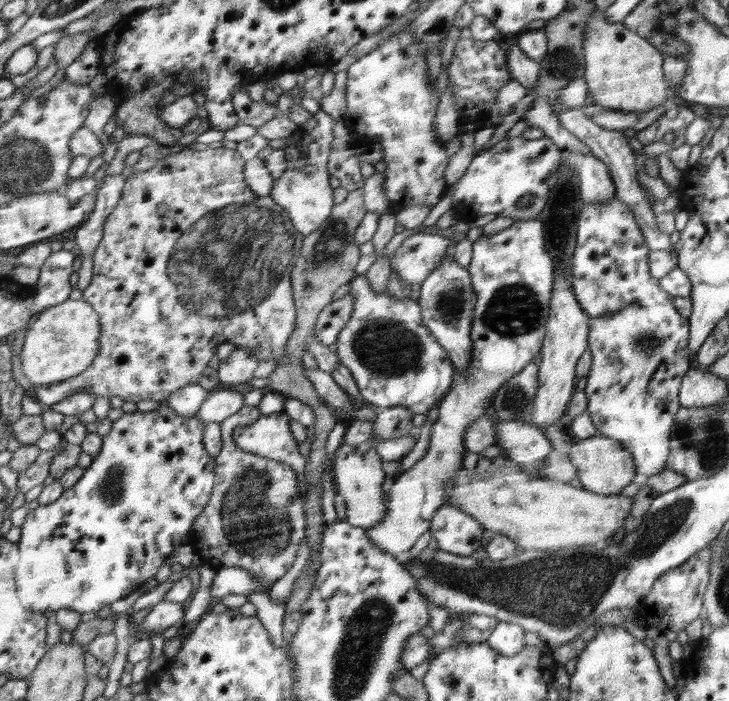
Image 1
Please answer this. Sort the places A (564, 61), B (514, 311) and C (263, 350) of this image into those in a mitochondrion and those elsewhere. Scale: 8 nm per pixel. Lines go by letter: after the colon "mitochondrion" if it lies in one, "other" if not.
A: mitochondrion
B: mitochondrion
C: other

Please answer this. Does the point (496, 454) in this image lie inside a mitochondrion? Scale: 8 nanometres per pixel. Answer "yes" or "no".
no

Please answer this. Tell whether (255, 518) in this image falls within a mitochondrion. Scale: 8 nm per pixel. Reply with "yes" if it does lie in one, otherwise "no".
yes

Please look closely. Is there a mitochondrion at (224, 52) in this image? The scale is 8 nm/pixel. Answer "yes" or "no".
no

